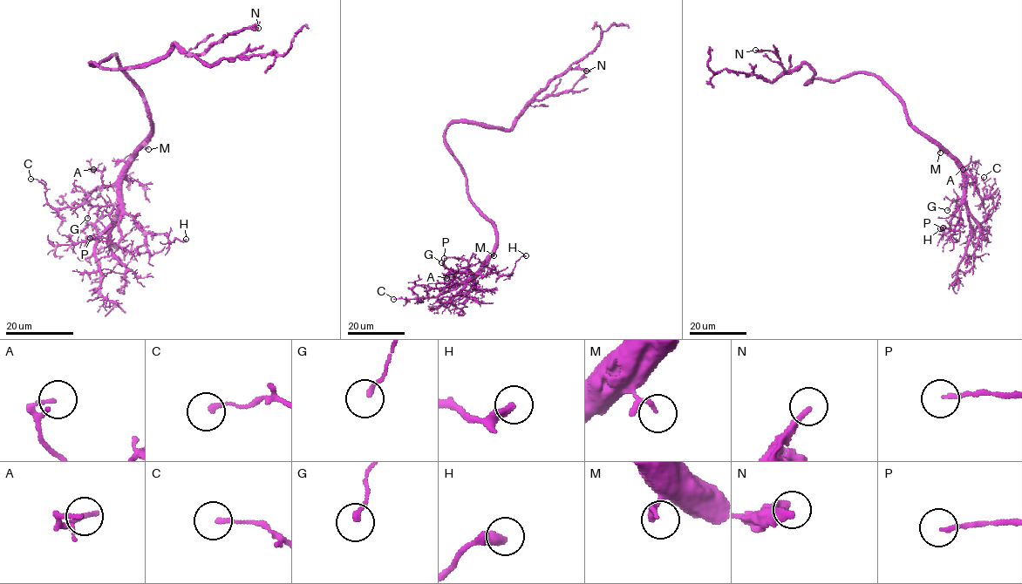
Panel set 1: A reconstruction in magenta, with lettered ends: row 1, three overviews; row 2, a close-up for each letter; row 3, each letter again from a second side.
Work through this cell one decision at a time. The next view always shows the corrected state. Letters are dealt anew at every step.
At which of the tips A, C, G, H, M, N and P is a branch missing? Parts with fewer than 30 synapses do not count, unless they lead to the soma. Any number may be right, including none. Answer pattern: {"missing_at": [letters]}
{"missing_at": ["N"]}

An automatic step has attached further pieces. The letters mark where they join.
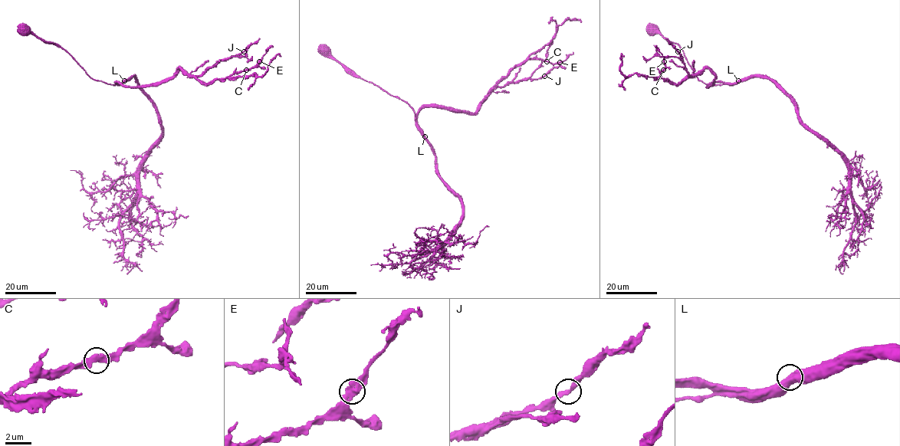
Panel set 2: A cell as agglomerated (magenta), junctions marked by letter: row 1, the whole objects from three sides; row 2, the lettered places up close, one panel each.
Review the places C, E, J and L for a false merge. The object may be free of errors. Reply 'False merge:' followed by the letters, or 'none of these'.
False merge: none of these

